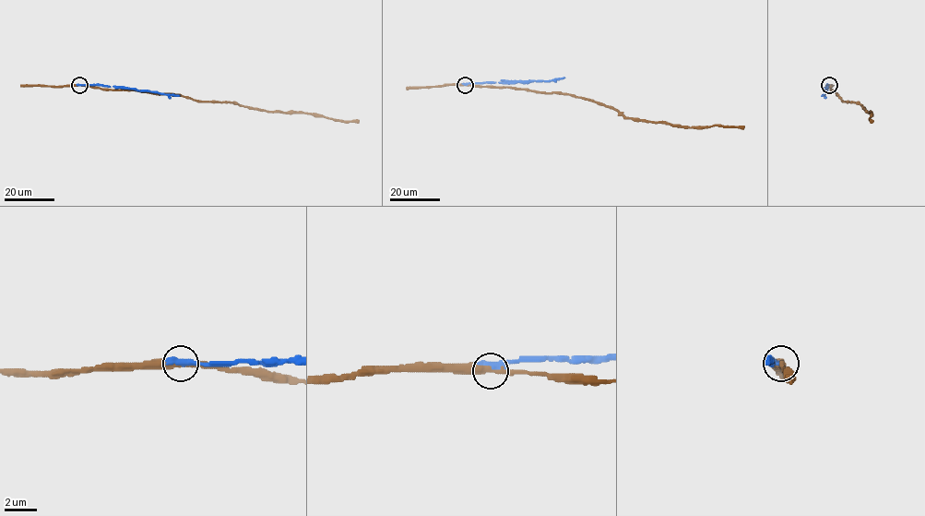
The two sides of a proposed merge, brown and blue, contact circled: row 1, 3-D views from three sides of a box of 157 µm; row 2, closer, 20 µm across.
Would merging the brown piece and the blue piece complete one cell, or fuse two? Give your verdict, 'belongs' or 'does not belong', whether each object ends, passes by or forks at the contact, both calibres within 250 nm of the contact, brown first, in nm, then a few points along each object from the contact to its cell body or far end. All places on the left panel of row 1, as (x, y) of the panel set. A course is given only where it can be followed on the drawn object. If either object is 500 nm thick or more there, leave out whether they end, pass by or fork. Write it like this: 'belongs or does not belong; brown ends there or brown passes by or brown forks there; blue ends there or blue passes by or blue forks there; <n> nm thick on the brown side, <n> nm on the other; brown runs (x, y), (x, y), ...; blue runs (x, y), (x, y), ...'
does not belong; 360 nm thick on the brown side, 550 nm on the other; brown runs (78, 85), (180, 94), (194, 100), (232, 102), (268, 111), (311, 113), (345, 121), (358, 120); blue runs (78, 85), (124, 87), (179, 96)

